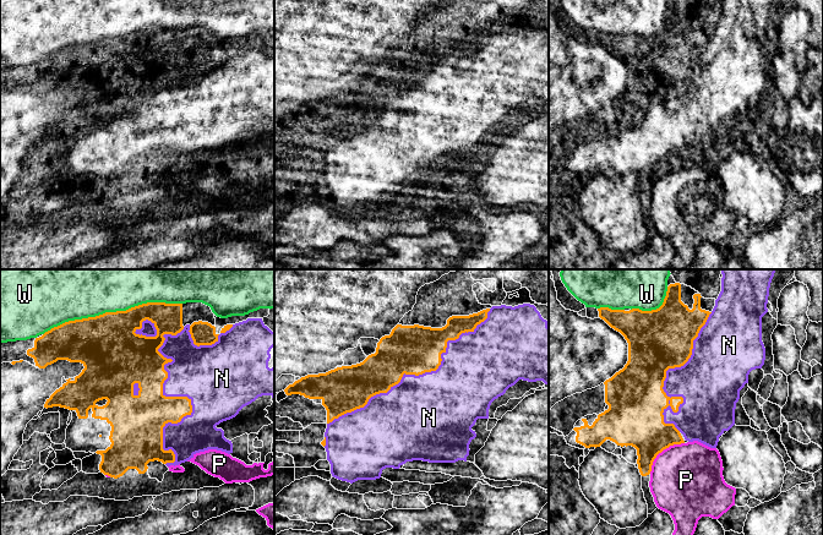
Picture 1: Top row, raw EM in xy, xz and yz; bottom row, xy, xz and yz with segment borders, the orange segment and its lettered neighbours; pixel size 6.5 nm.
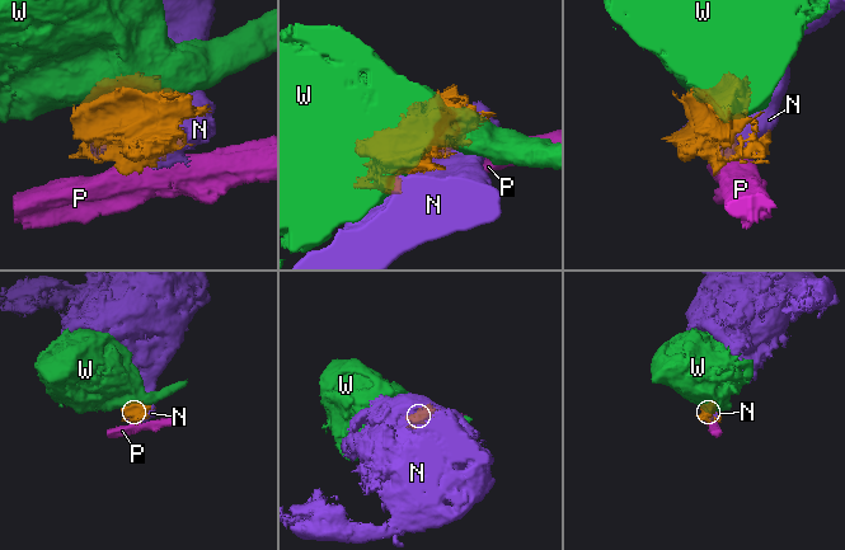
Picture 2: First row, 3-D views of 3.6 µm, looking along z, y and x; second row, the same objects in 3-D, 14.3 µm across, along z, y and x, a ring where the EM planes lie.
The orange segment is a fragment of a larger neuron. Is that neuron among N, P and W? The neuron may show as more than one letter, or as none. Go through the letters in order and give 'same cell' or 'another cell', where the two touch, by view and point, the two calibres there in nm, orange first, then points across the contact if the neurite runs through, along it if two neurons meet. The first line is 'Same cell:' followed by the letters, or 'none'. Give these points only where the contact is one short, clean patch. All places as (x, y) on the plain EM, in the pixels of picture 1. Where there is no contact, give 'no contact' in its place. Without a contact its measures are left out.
Same cell: N
N: same cell | xy (178, 123) | 280/400 nm
P: another cell | yz (661, 176) | 340/480 nm
W: another cell | xy (112, 38) | 400/300 nm

